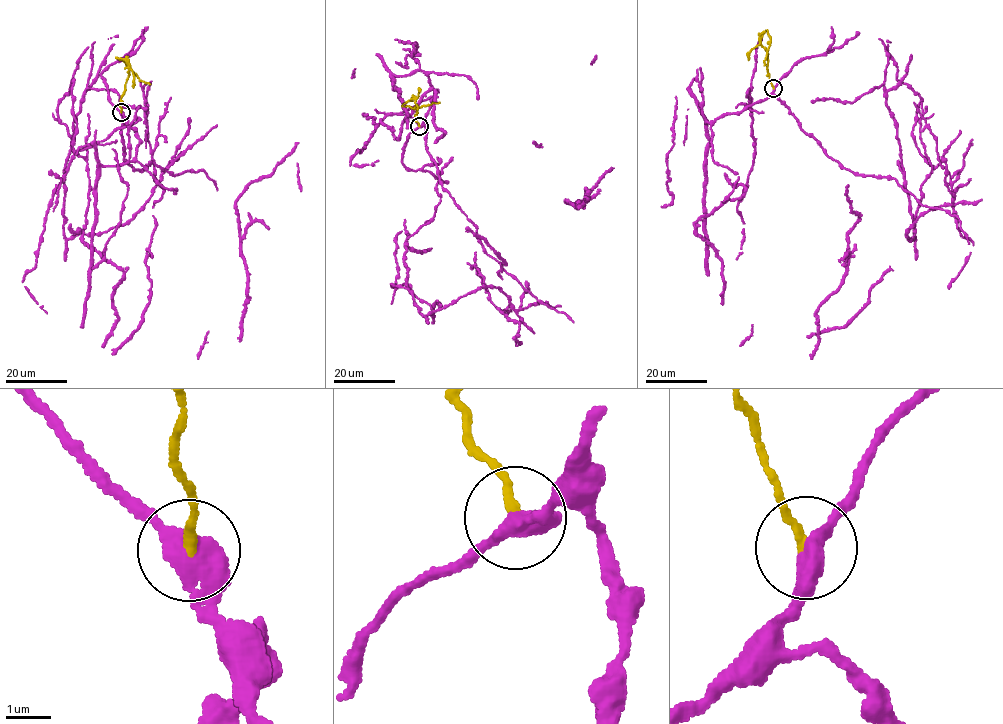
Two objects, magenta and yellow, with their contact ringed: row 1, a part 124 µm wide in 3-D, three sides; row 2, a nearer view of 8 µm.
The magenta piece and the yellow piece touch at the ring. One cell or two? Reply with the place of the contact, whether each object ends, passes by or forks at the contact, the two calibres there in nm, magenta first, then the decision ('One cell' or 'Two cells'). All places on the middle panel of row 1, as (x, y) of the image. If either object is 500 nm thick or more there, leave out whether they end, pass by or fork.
Place: (419, 126). At the ring magenta passes by. At the ring yellow ends. Thickness 480 nm (magenta) against 190 nm. Two cells

